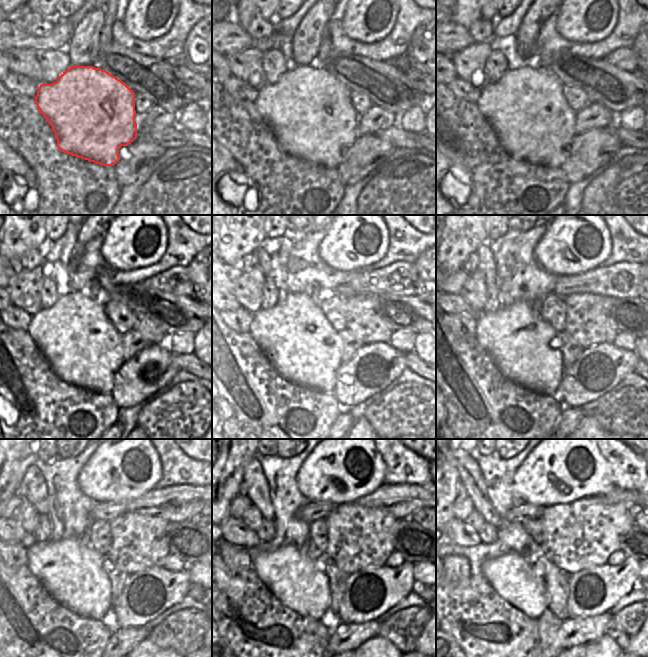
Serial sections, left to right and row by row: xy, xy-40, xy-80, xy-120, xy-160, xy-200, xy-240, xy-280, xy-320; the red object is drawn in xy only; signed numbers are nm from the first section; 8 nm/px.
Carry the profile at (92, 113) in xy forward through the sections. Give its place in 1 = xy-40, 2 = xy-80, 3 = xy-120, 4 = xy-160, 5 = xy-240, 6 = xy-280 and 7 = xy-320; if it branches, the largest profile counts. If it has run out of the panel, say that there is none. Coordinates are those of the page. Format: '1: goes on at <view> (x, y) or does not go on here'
1: goes on at xy-40 (310, 112)
2: goes on at xy-80 (533, 122)
3: goes on at xy-120 (82, 347)
4: goes on at xy-160 (301, 344)
5: goes on at xy-240 (72, 572)
6: goes on at xy-280 (298, 582)
7: goes on at xy-320 (512, 576)

